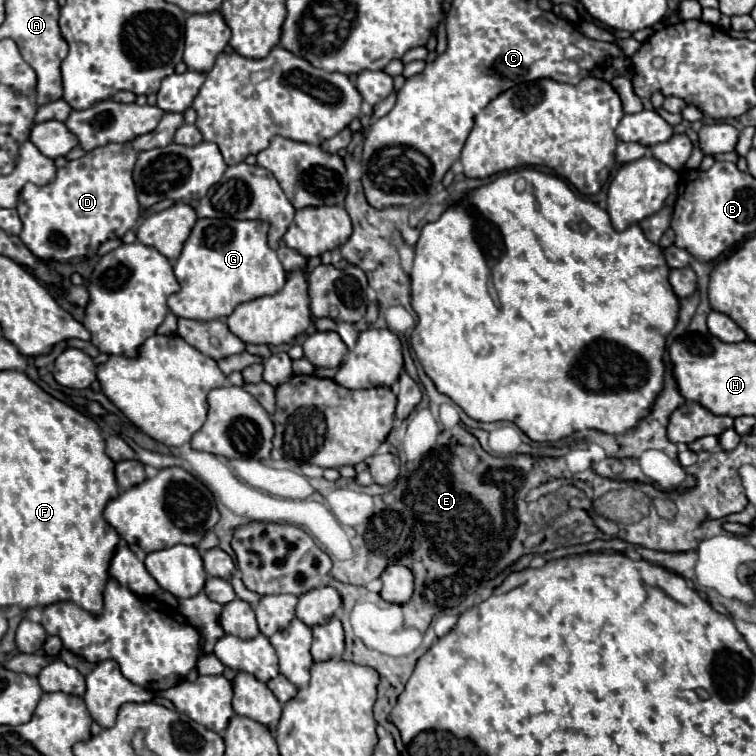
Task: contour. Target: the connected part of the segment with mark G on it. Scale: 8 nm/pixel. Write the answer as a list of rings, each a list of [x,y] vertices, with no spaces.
[[[234,218],[198,220],[188,240],[184,242],[180,258],[174,262],[174,274],[180,284],[180,290],[168,298],[168,308],[180,318],[202,322],[228,318],[238,304],[266,294],[276,294],[286,282],[286,270],[282,268],[276,250],[268,246],[268,224],[258,220],[234,220]]]

